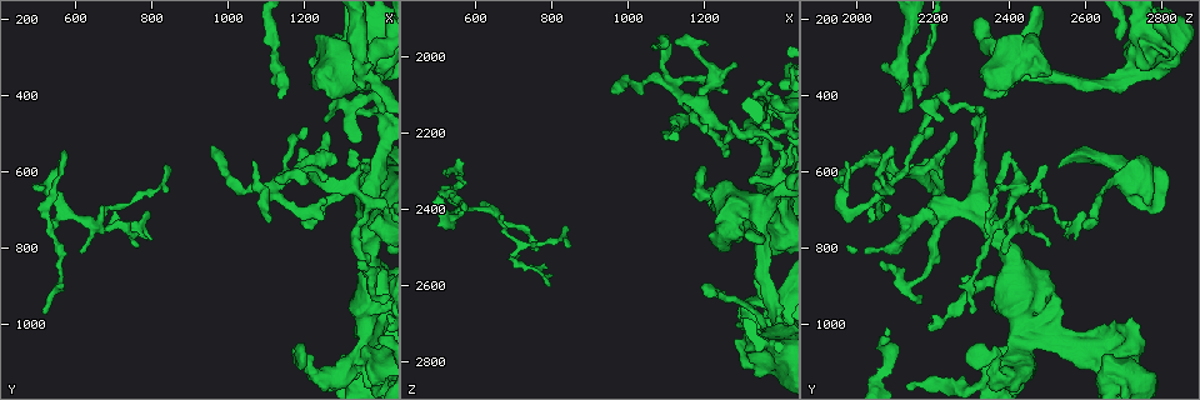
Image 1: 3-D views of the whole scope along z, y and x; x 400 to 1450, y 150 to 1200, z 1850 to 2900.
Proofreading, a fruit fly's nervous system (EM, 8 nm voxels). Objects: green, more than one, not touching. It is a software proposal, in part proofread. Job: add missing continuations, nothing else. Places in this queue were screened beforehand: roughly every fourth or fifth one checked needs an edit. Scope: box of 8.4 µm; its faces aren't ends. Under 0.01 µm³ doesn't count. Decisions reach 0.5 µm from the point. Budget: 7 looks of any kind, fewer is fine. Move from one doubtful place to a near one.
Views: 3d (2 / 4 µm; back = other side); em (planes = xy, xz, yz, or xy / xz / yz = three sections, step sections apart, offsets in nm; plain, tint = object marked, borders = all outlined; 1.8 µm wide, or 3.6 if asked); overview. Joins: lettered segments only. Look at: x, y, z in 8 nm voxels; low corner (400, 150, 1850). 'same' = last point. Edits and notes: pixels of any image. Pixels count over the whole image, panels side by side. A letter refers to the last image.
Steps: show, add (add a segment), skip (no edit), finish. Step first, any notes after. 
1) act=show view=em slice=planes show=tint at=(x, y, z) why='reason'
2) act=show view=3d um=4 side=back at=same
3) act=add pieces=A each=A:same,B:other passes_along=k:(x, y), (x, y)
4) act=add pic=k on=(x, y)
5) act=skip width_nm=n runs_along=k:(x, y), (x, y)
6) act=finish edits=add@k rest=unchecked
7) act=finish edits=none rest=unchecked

act=show view=3d um=2 at=(760, 790, 2510) why='tapers out'

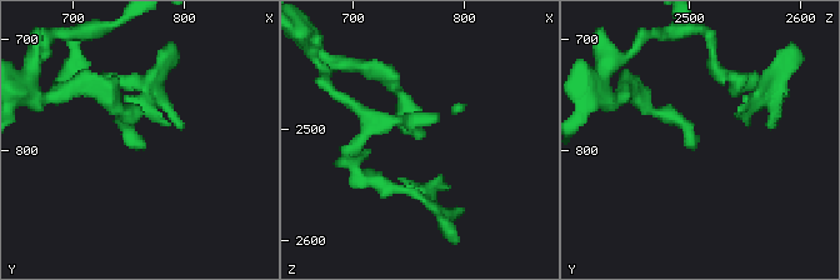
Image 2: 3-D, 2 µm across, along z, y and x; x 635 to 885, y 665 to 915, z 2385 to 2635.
act=show view=em slice=planes show=borders at=(762, 794, 2506) why='now the EM'

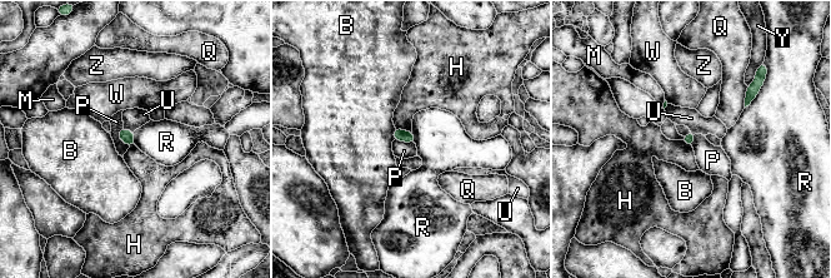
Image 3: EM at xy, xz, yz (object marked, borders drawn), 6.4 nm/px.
act=skip longest_contact=R:170nm each=B:other,H:other,M:other,P:other,Q:other,R:other,U:other,W:other,Y:other,Z:other found='no lettered segment goes on from it'

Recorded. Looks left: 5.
act=show view=3d um=2 at=(1110, 645, 2075) why='four or more arms meet'

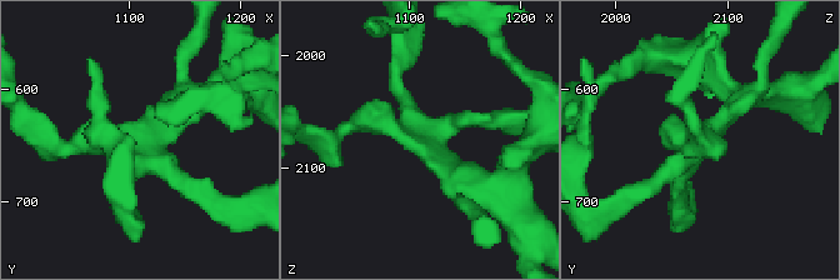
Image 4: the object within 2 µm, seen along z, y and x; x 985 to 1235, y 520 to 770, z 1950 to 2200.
act=show view=em slice=xz step=16 show=tint at=(1106, 644, 2074)

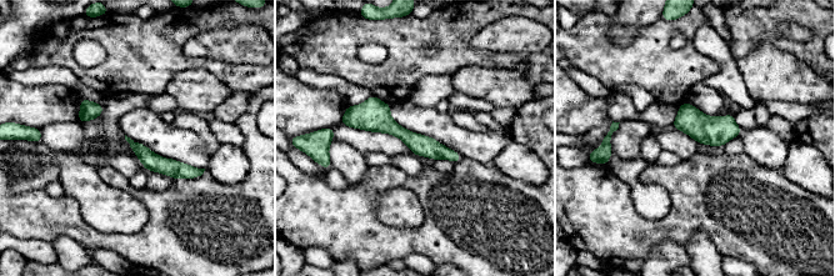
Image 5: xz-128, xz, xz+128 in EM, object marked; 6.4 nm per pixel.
act=show view=em slice=planes show=borders at=same why='cut it another way'

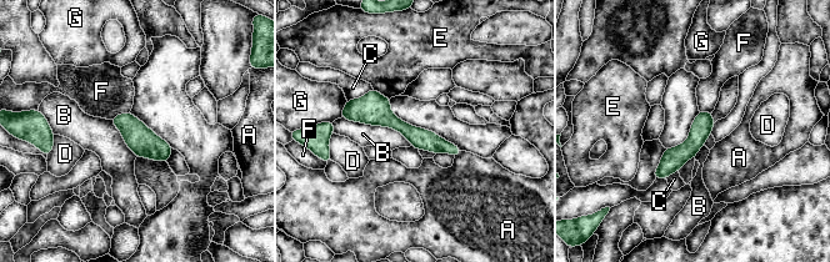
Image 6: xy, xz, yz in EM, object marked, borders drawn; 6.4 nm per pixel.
act=skip width_nm=140 each=A:other,B:other,C:other,D:other,E:other,F:other,G:other runs_along=6:(346, 109), (374, 110), (456, 151) found='none of them fits'

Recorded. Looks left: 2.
act=show view=em slice=planes show=borders at=(1360, 1020, 2435) why='thin arm on a thick one'

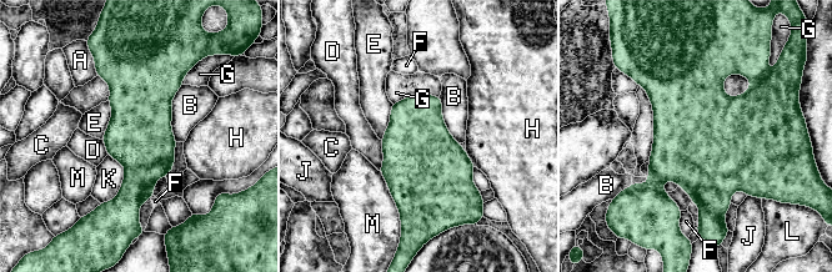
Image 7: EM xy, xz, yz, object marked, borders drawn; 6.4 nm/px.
act=skip each=A:other,B:other,C:other,D:other,E:other,F:other,G:other,H:other,J:other,K:other,L:other,M:other found='no lettered segment goes on from it'

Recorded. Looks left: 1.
act=finish edits=none rest=unchecked

